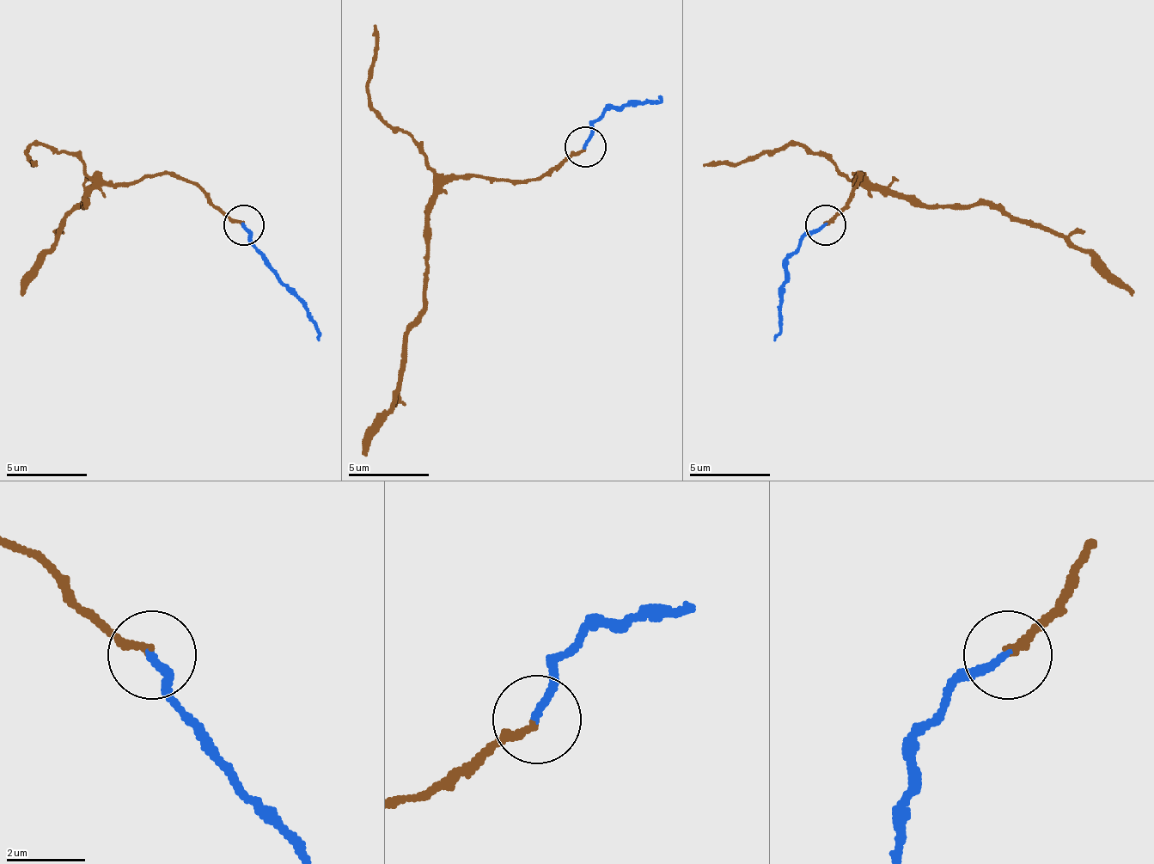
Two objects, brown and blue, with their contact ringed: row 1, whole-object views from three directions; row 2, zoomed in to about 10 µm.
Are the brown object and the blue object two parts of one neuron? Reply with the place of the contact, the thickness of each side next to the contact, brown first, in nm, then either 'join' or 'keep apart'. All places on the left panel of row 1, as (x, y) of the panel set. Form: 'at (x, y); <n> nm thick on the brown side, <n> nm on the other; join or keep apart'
at (244, 225); 190 nm thick on the brown side, 200 nm on the other; join

